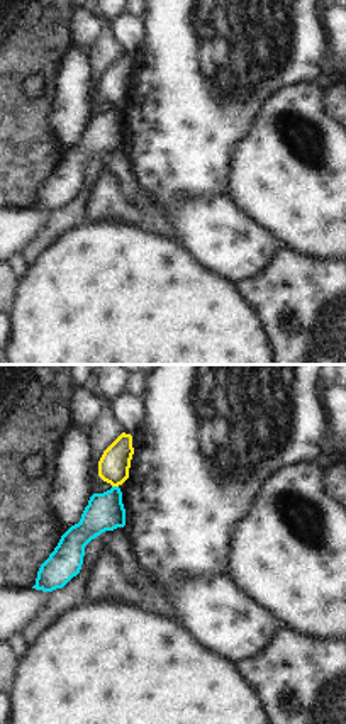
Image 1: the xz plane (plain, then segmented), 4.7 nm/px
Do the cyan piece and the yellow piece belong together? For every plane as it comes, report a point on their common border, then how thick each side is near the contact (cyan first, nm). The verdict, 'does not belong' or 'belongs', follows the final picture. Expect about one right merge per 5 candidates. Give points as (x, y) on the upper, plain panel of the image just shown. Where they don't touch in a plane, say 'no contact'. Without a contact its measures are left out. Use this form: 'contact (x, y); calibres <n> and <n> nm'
contact (116, 107); calibres 180 and 150 nm

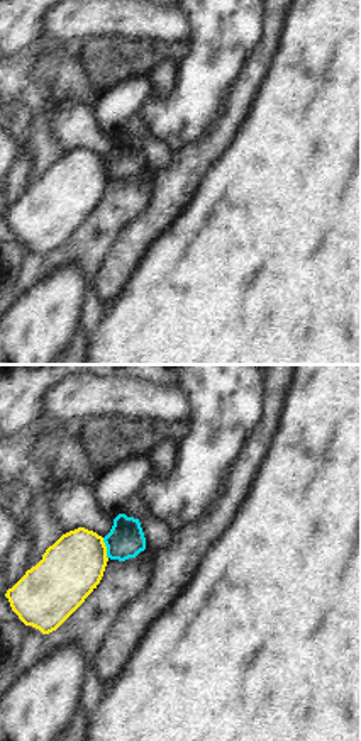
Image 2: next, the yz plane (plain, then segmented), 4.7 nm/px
contact (107, 168); calibres 180 and 280 nm

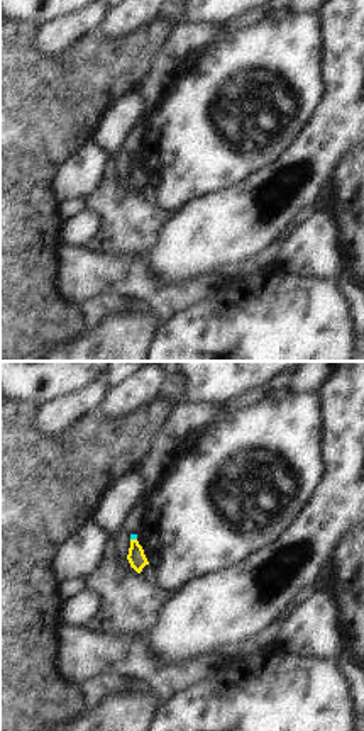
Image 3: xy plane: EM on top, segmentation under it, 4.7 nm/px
contact (134, 158); calibres 30 and 90 nm

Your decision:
does not belong

